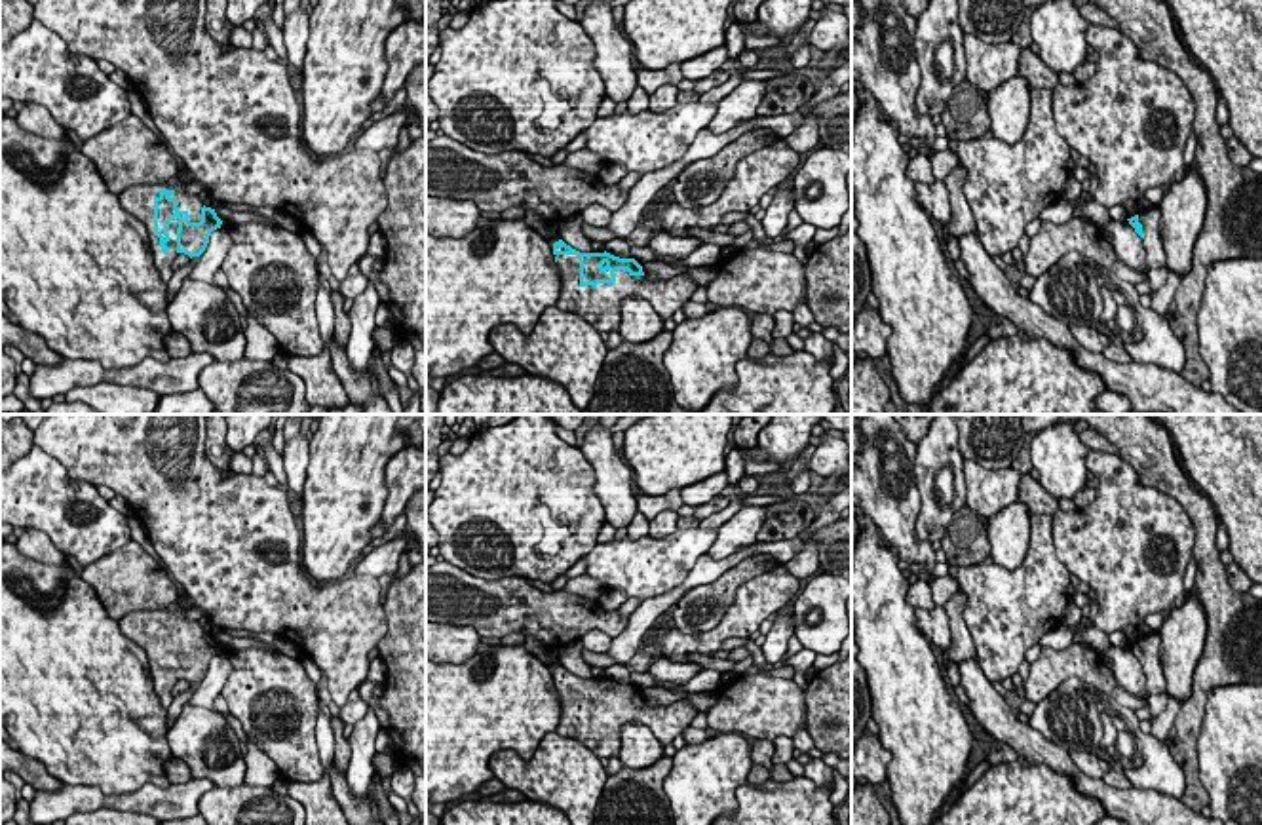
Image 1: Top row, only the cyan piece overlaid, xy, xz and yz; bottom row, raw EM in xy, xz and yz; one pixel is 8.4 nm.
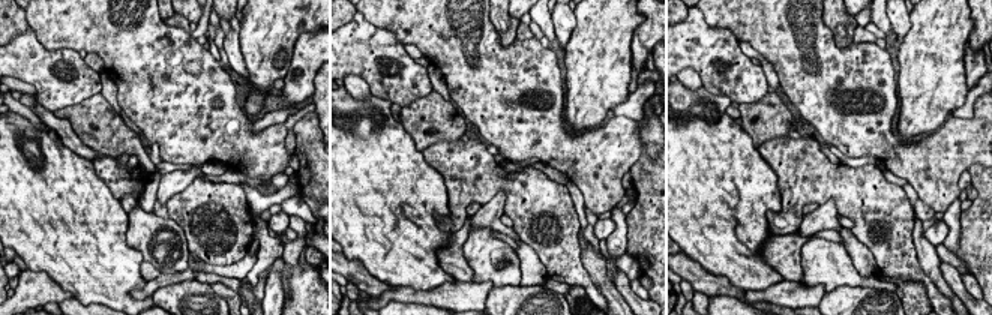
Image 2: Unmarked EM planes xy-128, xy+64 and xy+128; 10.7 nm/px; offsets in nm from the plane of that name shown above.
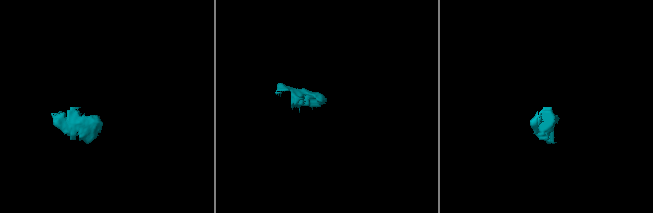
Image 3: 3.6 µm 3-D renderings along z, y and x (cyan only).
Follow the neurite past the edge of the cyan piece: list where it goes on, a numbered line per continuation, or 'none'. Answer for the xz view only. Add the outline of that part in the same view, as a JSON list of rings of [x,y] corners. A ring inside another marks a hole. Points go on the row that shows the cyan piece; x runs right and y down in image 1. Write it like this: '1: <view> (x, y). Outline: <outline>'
1: xz (599, 306). Outline: [[[555,255],[561,278],[557,308],[583,317],[599,333],[614,333],[621,321],[621,300],[633,295],[652,302],[661,319],[680,310],[699,287],[694,279],[679,274],[669,279],[650,281],[646,276],[631,276],[616,270],[614,283],[580,285],[580,255]]]

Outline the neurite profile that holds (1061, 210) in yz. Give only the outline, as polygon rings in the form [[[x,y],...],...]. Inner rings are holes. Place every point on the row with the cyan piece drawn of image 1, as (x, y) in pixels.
[[[1064,196],[1057,198],[1051,205],[1047,205],[1038,219],[1042,222],[1062,224],[1074,219],[1076,203],[1070,203]]]

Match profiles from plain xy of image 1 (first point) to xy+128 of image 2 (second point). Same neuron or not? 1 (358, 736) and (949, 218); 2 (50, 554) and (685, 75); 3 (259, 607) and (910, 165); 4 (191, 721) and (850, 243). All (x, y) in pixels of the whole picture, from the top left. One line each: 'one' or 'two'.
1: one
2: one
3: one
4: two

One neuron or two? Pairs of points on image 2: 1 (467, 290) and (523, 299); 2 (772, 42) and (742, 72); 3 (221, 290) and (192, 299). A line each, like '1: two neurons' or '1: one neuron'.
1: two neurons
2: two neurons
3: two neurons

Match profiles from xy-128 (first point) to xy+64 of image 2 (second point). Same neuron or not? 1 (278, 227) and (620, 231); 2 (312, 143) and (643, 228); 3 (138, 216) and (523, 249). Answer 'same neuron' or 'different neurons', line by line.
1: different neurons
2: same neuron
3: different neurons

